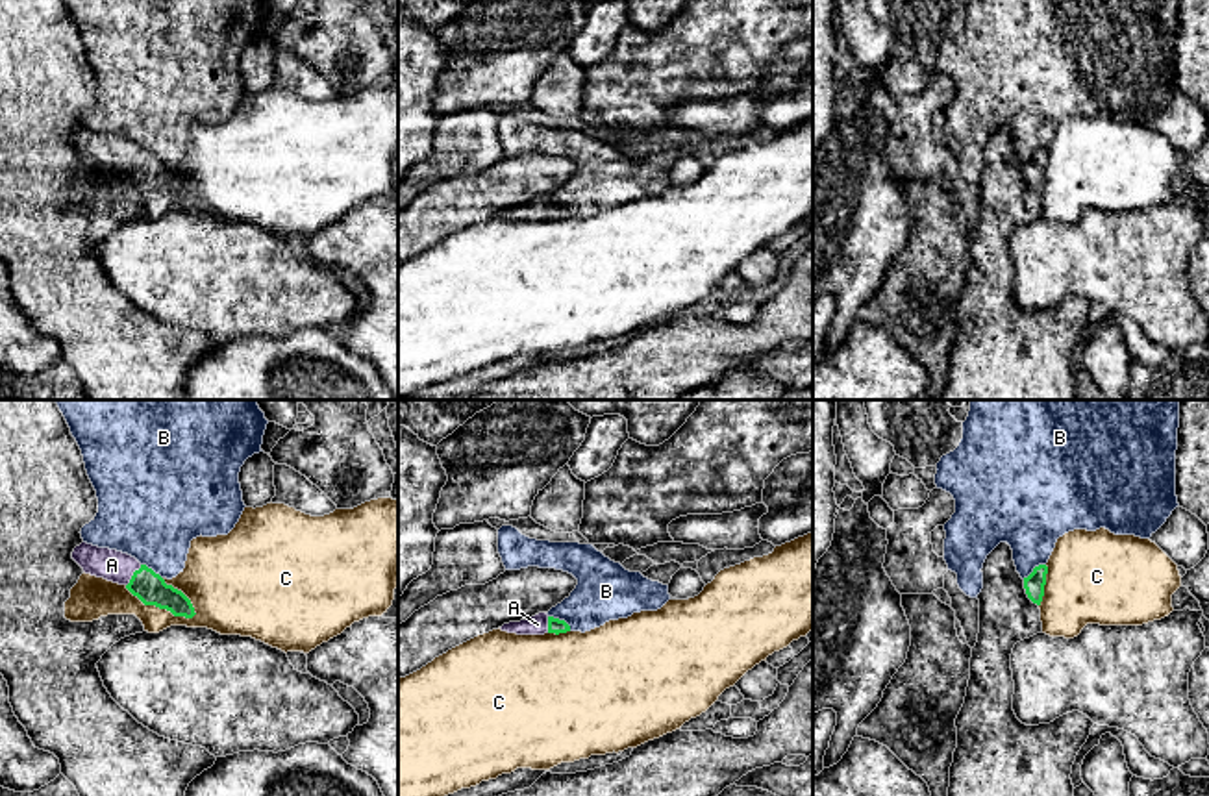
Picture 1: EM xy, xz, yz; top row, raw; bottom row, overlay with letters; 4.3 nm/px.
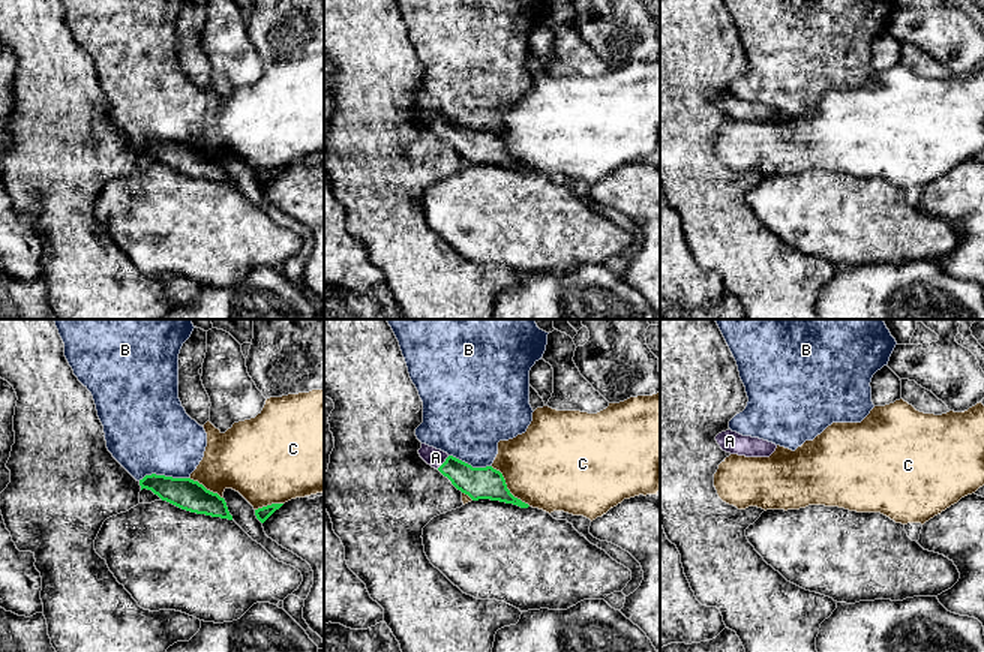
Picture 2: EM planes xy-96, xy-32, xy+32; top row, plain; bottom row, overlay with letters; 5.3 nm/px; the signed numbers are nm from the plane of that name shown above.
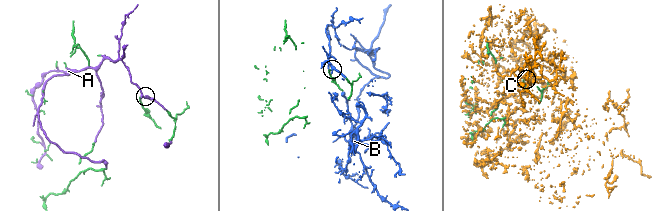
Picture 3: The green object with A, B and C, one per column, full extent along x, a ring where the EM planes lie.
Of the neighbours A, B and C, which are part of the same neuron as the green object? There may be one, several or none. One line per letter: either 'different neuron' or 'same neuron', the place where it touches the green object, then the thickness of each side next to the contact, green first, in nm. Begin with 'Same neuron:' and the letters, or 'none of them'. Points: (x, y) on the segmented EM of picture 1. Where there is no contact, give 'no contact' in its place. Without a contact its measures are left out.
Same neuron: A
A: same neuron | xy (132, 576) | 140/140 nm
B: different neuron | xz (561, 621) | 70/260 nm
C: different neuron | xy (162, 608) | 140/260 nm

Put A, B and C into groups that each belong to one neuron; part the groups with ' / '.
A / B / C

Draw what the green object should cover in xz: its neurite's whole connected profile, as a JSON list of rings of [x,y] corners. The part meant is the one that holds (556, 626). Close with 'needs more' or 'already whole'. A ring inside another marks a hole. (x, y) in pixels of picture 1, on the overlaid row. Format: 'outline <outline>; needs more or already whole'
outline [[[539,613],[520,622],[504,624],[500,629],[517,635],[544,635],[544,633],[559,635],[570,631],[570,626],[565,620],[548,616],[546,613]]]; needs more

